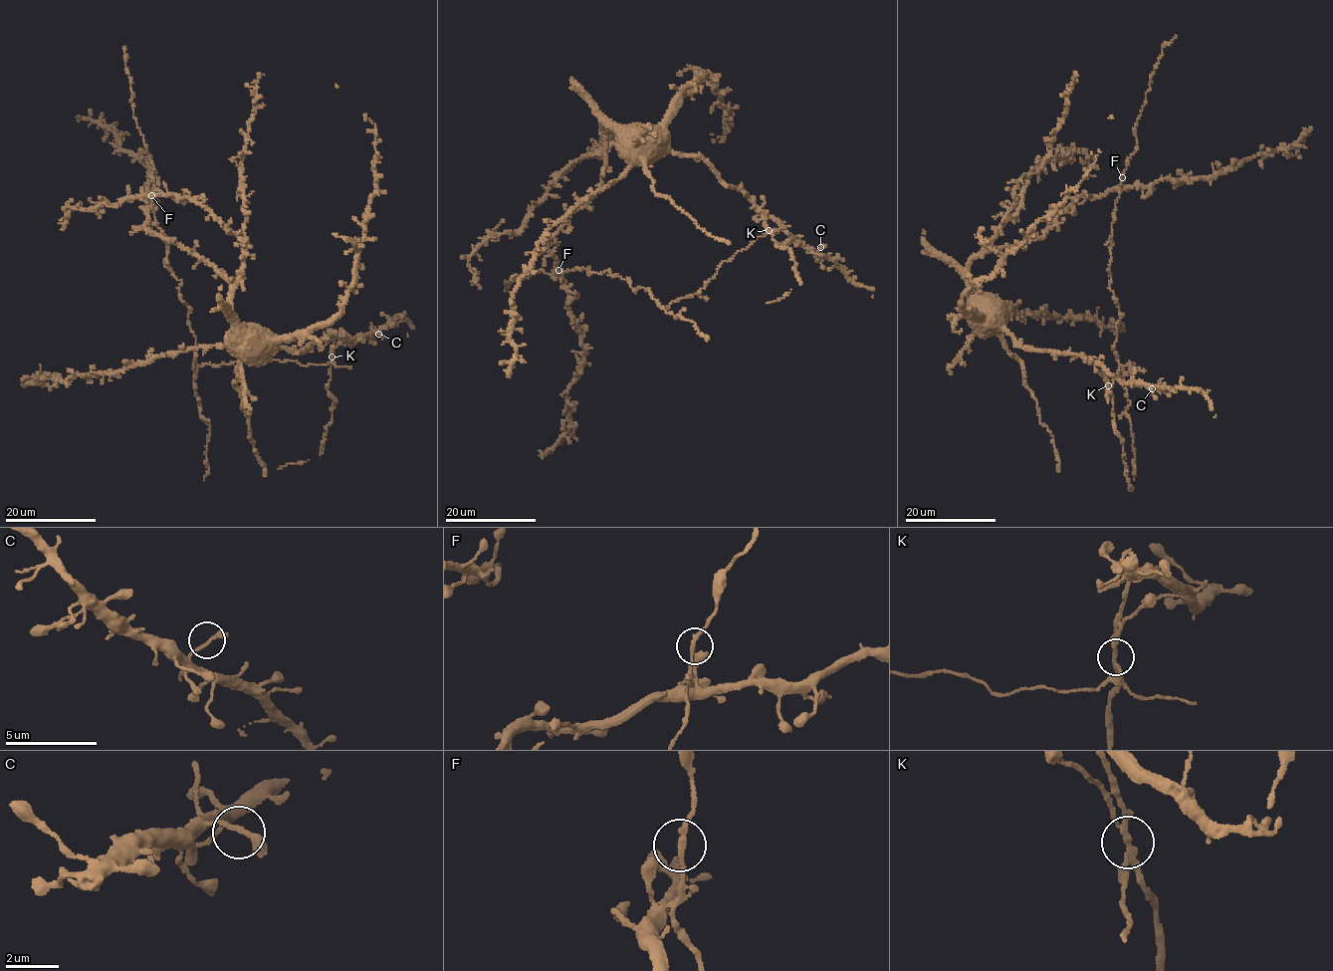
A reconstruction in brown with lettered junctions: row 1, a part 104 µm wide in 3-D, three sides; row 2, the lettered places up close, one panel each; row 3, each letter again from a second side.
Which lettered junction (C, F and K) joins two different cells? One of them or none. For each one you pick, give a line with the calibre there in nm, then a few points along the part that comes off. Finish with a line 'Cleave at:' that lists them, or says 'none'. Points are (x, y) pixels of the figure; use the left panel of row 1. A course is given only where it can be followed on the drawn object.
K: 240 nm thick
Cleave at: K

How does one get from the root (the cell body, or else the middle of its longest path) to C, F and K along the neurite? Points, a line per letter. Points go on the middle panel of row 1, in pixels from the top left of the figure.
C: (606, 127), (604, 123), (627, 127), (675, 153), (695, 153), (802, 244), (815, 251), (820, 247)
F: (606, 127), (600, 190), (568, 217), (549, 242), (549, 252), (558, 270)
K: (606, 127), (604, 123), (627, 127), (675, 153), (699, 156), (725, 184), (736, 186), (748, 197), (769, 230)

